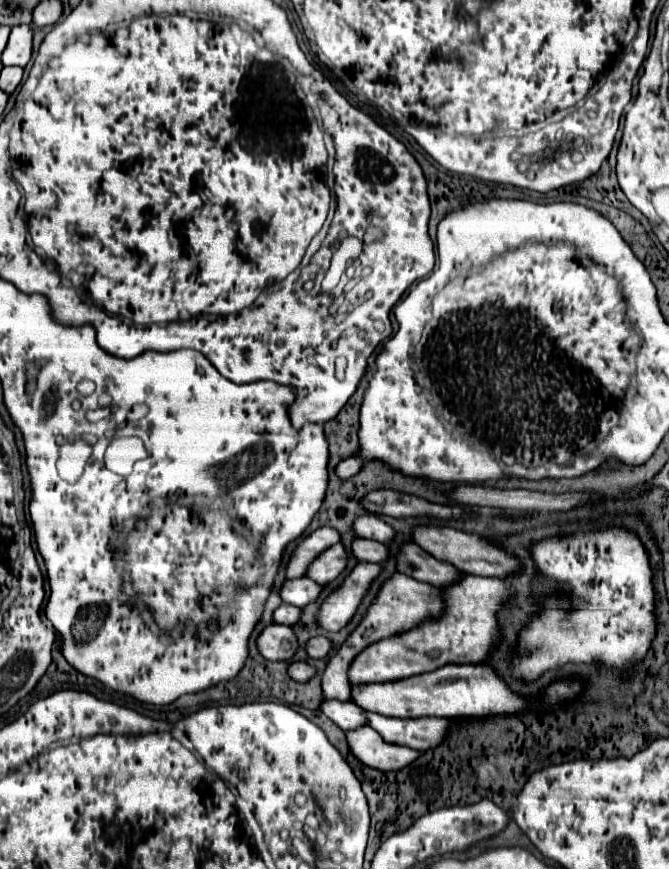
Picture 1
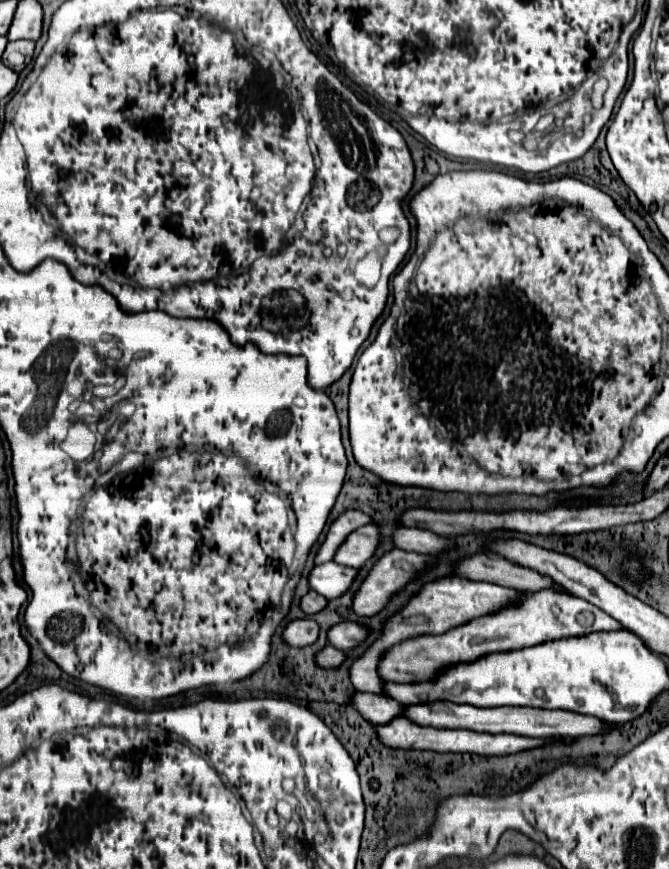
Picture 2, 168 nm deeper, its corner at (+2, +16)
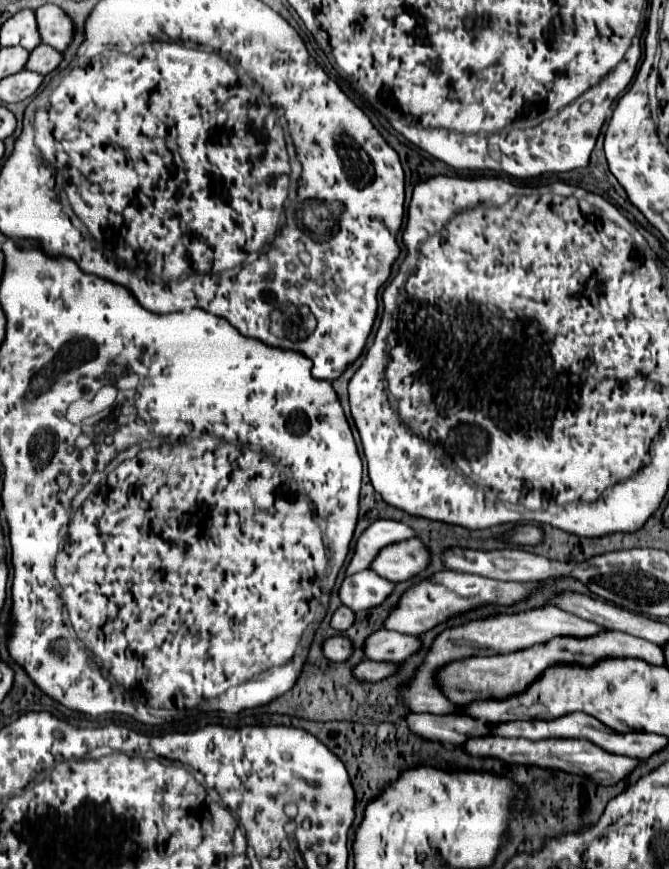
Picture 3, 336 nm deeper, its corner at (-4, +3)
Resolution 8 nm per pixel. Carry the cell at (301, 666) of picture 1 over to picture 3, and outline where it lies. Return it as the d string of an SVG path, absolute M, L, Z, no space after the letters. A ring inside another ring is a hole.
M362 661L358 667L354 667L354 675L358 681L382 681L398 671L398 663L392 661Z

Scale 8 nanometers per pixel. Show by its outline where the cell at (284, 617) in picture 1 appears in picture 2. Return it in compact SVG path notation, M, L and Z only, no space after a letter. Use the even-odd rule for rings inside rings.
M308 592L306 596L302 596L302 600L300 600L300 610L304 612L304 614L316 614L316 612L320 612L324 606L326 606L326 598L324 596L320 596L320 594L316 594L316 592Z

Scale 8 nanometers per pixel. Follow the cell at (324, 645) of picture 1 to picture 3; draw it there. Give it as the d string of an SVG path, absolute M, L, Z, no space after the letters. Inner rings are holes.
M380 629L368 637L364 653L368 659L374 661L406 661L422 647L422 639L416 635L396 633L388 629Z

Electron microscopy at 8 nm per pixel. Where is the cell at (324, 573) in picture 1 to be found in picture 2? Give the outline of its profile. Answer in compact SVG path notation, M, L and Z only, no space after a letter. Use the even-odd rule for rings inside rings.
M364 524L358 530L350 532L348 538L340 544L334 554L334 562L350 568L360 568L372 554L378 544L378 528Z

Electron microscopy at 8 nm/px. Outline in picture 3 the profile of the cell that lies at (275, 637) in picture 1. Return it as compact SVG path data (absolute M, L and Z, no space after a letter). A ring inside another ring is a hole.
M332 637L324 643L324 655L332 661L348 661L352 657L352 641L348 637Z

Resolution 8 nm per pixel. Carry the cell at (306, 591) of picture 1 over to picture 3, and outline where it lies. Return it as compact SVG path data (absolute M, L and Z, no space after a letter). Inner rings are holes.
M362 571L344 579L340 599L352 611L372 609L382 605L394 591L396 583L380 577L376 571Z

